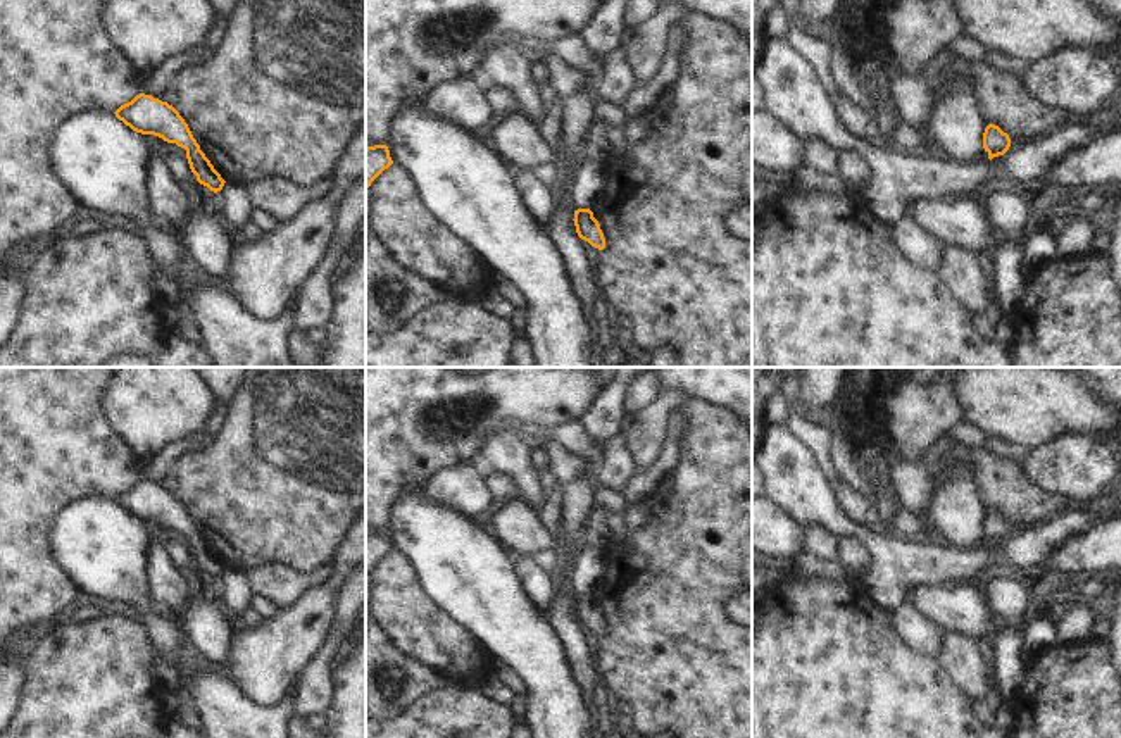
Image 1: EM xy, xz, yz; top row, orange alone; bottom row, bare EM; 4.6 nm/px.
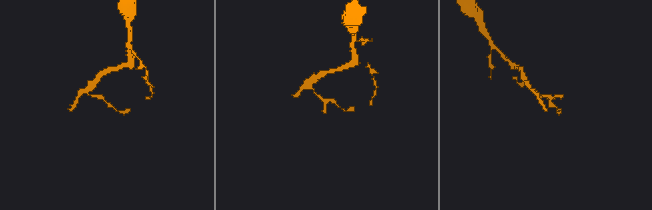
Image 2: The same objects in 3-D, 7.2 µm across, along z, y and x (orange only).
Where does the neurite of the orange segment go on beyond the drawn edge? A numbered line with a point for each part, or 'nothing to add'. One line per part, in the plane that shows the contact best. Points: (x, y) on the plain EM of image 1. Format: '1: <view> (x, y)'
nothing to add.

